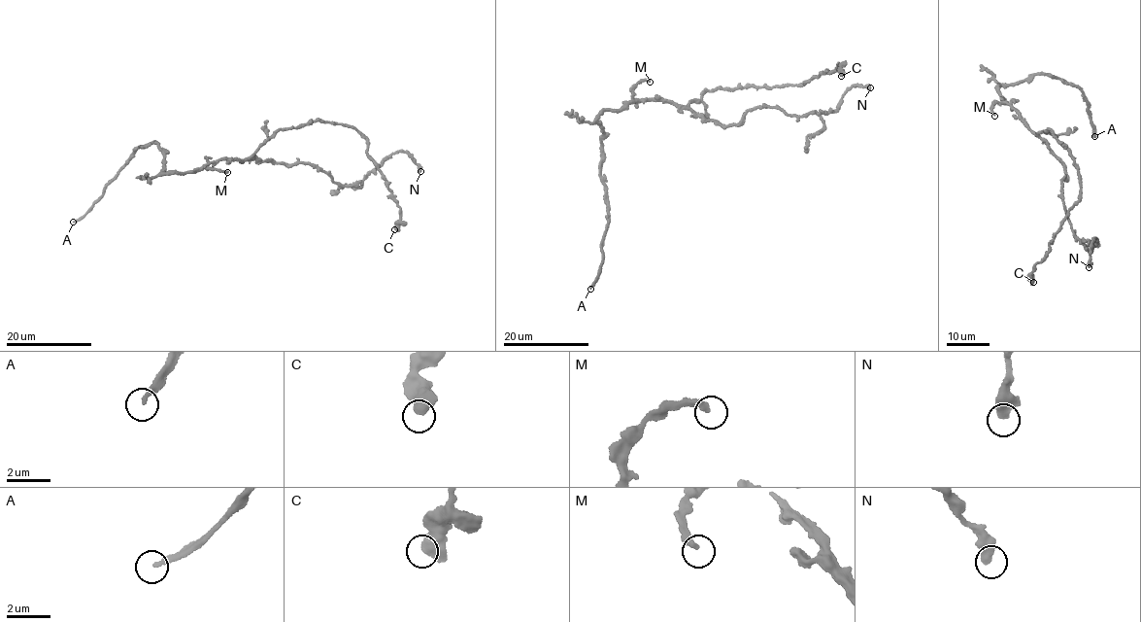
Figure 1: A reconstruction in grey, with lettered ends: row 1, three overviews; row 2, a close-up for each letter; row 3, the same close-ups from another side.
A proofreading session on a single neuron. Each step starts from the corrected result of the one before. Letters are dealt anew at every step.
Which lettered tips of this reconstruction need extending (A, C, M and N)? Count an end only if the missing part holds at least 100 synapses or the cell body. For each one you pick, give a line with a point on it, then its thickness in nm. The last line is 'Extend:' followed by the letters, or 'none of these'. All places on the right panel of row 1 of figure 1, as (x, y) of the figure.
A: (1094, 136) | 240 nm
Extend: A

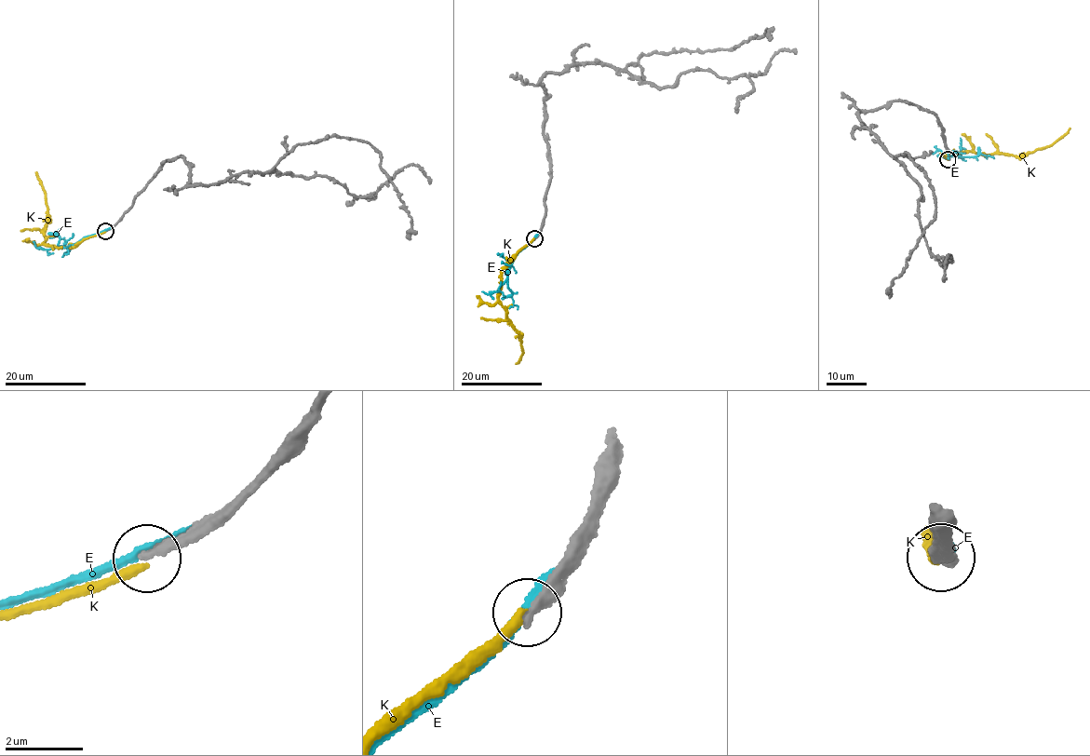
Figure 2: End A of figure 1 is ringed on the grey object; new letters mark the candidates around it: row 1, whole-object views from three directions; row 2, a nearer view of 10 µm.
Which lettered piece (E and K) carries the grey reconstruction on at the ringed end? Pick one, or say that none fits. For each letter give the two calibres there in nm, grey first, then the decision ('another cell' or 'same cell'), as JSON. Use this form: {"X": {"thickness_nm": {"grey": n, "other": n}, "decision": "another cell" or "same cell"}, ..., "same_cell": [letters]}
{"E": {"thickness_nm": {"grey": 400, "other": 320}, "decision": "another cell"}, "K": {"thickness_nm": {"grey": 280, "other": 240}, "decision": "another cell"}, "same_cell": []}

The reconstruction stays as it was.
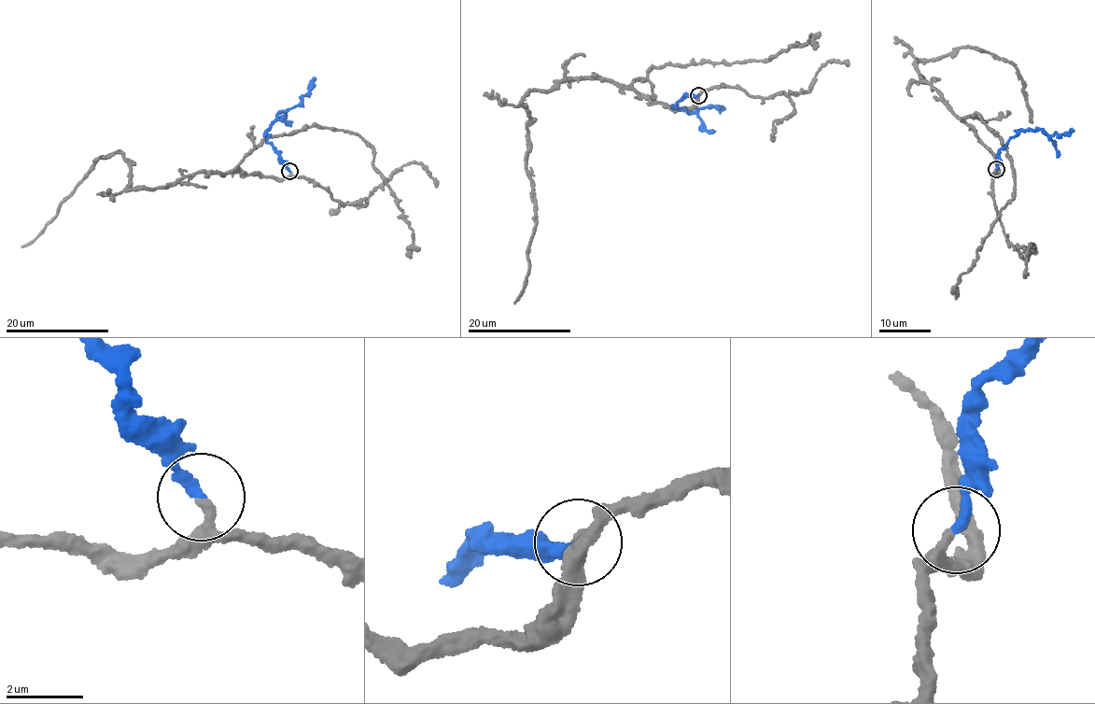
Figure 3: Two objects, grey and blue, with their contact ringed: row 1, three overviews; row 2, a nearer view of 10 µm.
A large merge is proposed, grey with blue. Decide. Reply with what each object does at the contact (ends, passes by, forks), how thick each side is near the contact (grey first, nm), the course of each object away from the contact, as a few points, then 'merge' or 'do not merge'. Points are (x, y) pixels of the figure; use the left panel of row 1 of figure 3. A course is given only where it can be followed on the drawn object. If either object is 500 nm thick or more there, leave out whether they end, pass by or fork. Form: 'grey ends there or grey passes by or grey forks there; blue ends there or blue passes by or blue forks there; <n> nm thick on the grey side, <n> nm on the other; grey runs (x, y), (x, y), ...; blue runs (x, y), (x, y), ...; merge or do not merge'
grey passes by; blue ends there; 200 nm thick on the grey side, 280 nm on the other; grey runs (290, 172), (280, 179), (202, 172), (128, 188), (130, 168), (115, 151), (91, 165), (57, 217), (21, 247); blue runs (289, 171), (267, 141), (267, 134), (278, 113), (301, 105), (315, 77); merge

